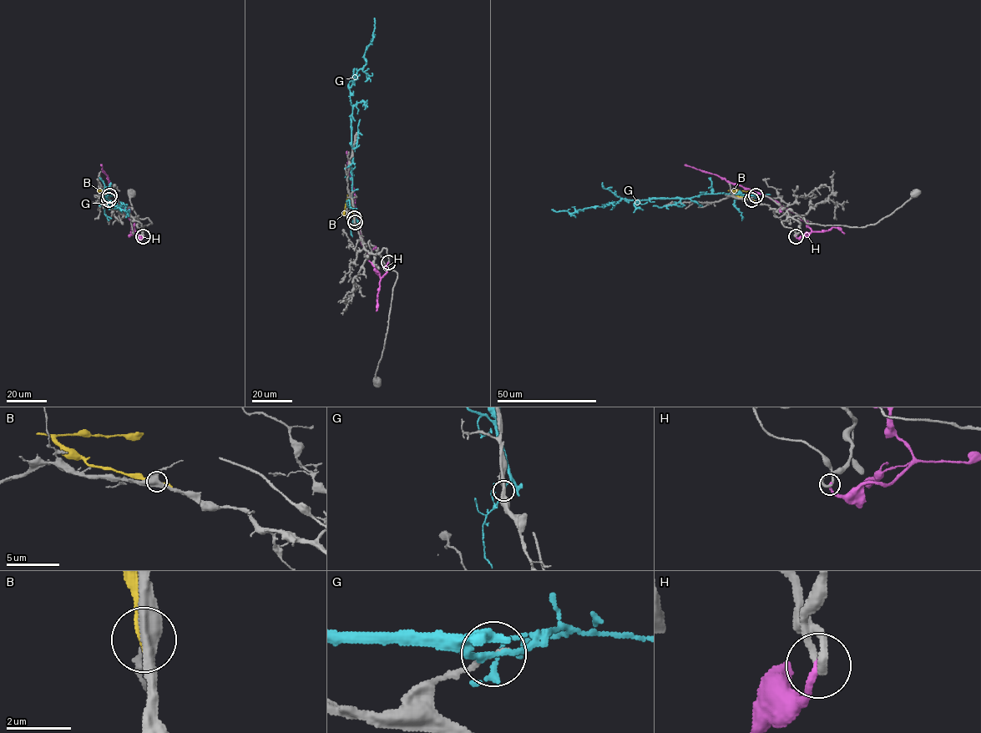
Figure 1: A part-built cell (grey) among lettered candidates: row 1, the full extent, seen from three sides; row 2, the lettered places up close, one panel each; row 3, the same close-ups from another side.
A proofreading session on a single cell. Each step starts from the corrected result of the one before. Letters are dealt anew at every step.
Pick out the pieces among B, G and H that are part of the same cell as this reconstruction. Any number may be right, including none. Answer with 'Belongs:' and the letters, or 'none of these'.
Belongs: none of these

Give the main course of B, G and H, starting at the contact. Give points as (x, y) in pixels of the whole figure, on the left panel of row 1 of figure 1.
B: (108, 199), (98, 190)
G: (109, 196), (107, 193), (107, 199), (104, 199), (120, 206), (118, 207), (127, 213), (128, 209)
H: (143, 235), (142, 238), (135, 230), (134, 222), (118, 205), (101, 164)

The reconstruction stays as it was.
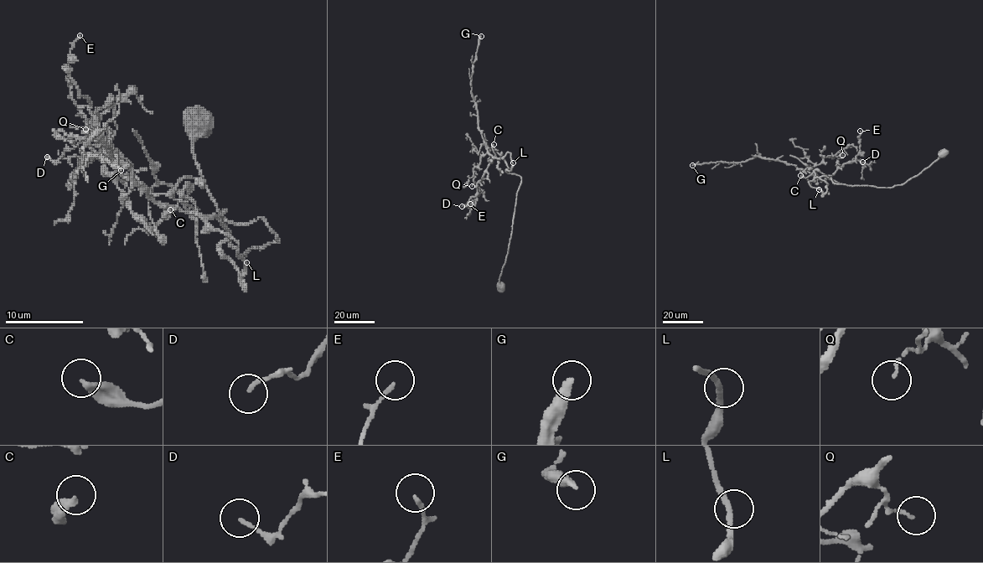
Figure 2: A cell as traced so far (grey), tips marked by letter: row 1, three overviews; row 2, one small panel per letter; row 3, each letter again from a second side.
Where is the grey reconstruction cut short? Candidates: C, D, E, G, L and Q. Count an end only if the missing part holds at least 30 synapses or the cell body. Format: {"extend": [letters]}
{"extend": ["G"]}

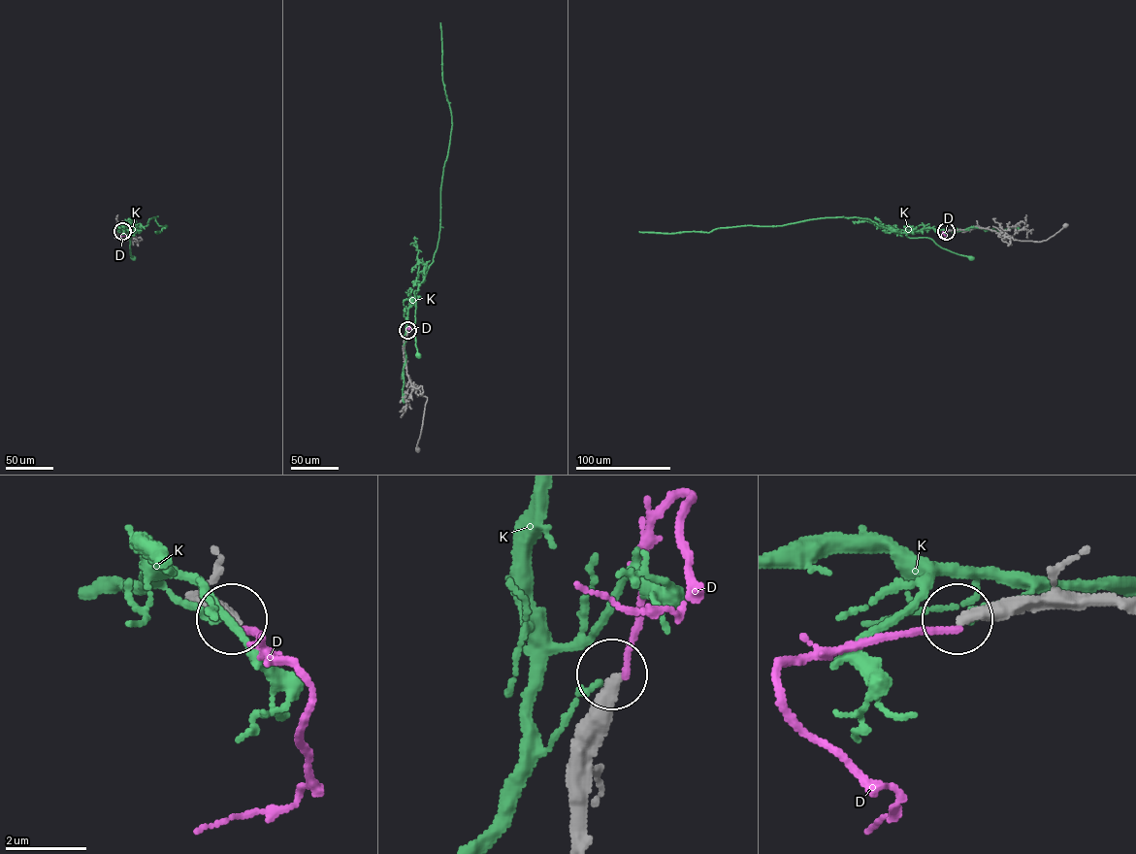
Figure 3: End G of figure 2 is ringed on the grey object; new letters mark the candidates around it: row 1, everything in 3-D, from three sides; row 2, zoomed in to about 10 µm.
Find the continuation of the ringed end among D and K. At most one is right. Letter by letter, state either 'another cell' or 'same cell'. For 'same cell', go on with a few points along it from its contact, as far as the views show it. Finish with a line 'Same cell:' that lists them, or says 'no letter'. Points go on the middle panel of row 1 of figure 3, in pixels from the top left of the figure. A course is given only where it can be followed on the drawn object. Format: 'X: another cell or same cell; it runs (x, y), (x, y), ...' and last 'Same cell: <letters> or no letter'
D: another cell
K: another cell
Same cell: no letter

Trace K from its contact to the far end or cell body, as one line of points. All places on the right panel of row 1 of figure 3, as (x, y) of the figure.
K: (947, 231), (926, 227), (908, 232), (906, 236), (930, 238), (943, 248), (971, 258)

